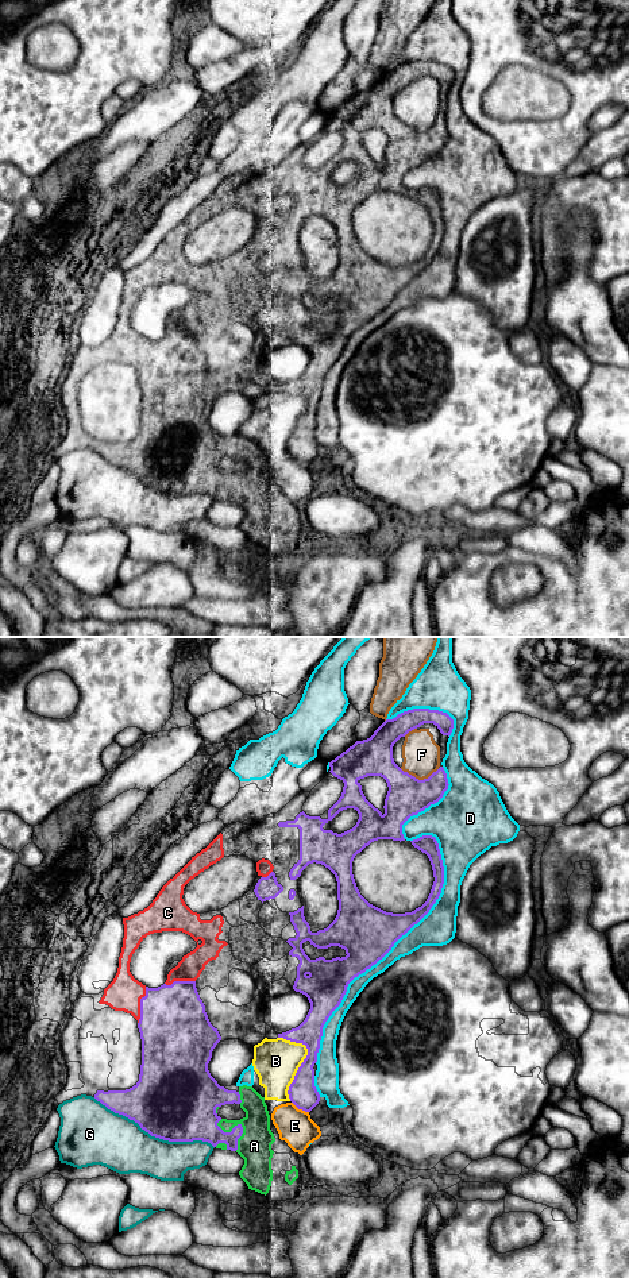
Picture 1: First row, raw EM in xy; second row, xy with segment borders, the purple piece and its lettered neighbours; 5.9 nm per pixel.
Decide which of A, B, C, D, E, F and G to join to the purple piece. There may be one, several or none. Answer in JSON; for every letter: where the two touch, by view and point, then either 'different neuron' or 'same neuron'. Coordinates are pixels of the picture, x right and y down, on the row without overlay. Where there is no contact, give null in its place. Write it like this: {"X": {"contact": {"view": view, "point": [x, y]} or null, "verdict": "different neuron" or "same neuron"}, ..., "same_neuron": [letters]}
{"A": {"contact": {"view": "xy", "point": [239, 477]}, "verdict": "same neuron"}, "B": {"contact": {"view": "xy", "point": [304, 412]}, "verdict": "different neuron"}, "C": {"contact": {"view": "xy", "point": [141, 358]}, "verdict": "same neuron"}, "D": {"contact": {"view": "xy", "point": [388, 304]}, "verdict": "different neuron"}, "E": {"contact": {"view": "xy", "point": [300, 460]}, "verdict": "different neuron"}, "F": {"contact": {"view": "xy", "point": [420, 132]}, "verdict": "different neuron"}, "G": {"contact": {"view": "xy", "point": [154, 487]}, "verdict": "different neuron"}, "same_neuron": ["A", "C"]}

